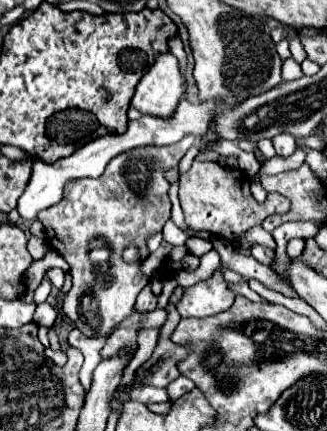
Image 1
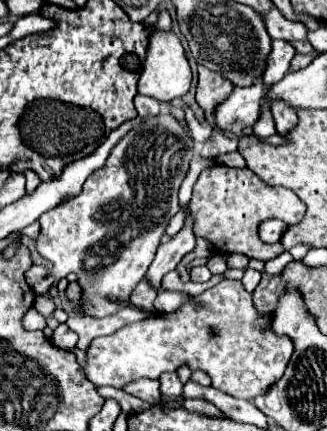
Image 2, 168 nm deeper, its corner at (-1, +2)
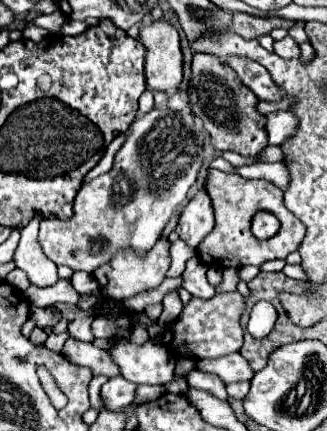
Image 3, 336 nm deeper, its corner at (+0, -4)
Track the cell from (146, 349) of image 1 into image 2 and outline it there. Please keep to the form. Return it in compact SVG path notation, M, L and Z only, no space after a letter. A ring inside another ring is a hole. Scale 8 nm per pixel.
M142 280L142 282L134 288L134 292L132 292L132 296L130 296L130 302L132 302L134 306L142 306L142 308L146 308L152 316L158 316L158 310L154 308L154 300L156 300L156 290L154 290L146 280Z

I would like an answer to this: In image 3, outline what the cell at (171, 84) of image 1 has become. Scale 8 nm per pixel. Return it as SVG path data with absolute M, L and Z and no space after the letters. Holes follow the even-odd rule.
M167 20L141 26L139 40L145 46L145 78L149 90L173 92L183 80L183 56L177 28Z

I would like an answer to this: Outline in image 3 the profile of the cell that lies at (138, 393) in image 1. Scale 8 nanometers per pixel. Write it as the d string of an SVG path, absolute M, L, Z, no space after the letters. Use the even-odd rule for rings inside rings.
M121 376L111 378L107 384L101 386L101 400L103 400L103 408L117 412L129 404L133 404L135 398L135 384L123 380Z

